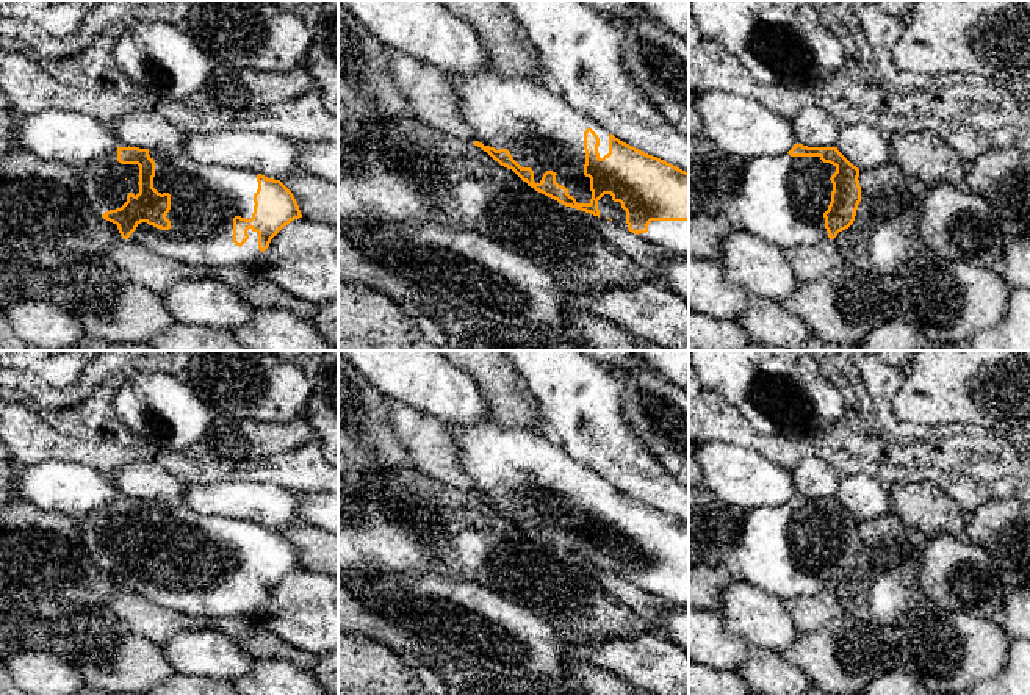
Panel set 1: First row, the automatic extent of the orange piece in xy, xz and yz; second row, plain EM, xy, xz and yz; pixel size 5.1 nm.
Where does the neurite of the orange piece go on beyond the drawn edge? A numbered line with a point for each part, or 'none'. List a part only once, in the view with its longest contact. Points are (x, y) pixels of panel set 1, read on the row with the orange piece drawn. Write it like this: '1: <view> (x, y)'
1: xz (540, 130)

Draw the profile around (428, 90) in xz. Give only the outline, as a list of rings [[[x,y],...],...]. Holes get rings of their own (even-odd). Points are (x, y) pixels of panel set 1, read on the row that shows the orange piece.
[[[393,49],[390,72],[416,117],[445,135],[476,141],[474,131],[462,116],[449,74]]]

